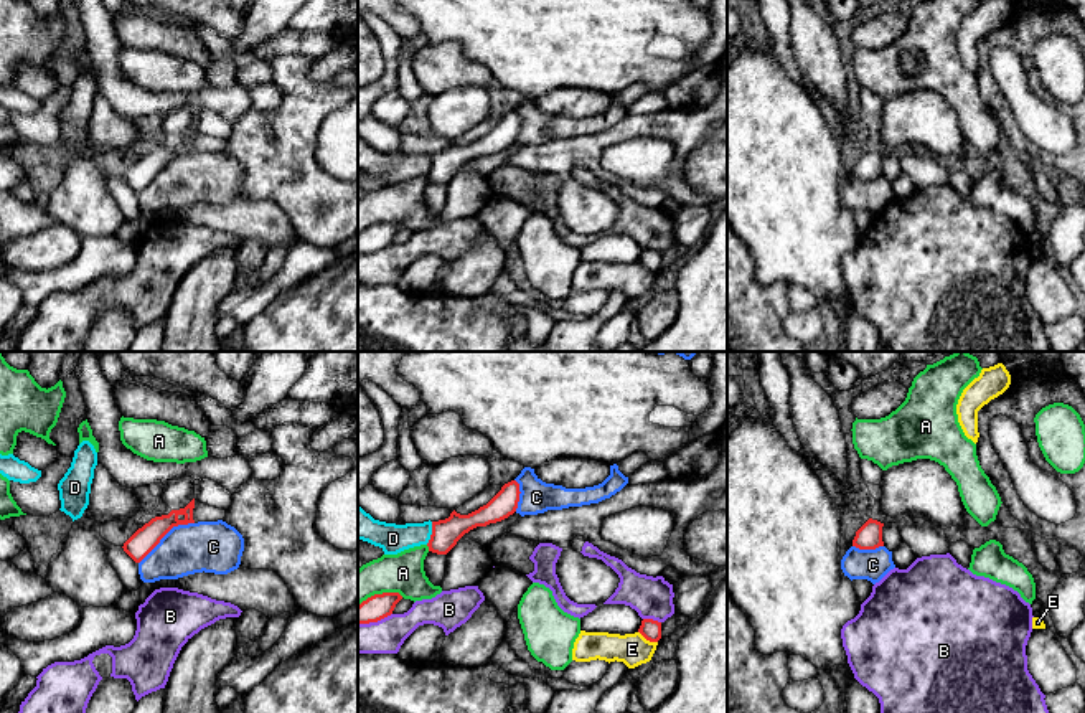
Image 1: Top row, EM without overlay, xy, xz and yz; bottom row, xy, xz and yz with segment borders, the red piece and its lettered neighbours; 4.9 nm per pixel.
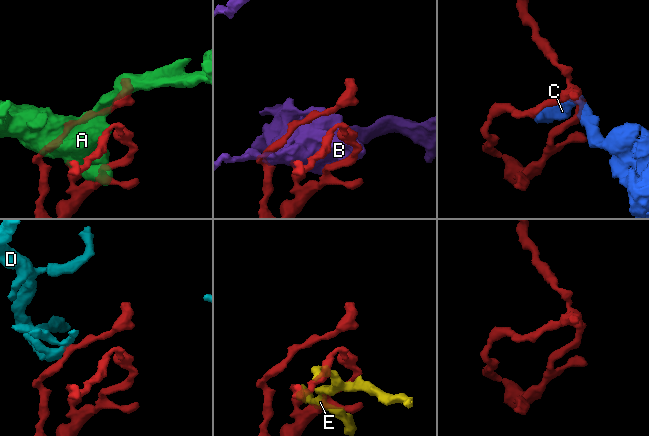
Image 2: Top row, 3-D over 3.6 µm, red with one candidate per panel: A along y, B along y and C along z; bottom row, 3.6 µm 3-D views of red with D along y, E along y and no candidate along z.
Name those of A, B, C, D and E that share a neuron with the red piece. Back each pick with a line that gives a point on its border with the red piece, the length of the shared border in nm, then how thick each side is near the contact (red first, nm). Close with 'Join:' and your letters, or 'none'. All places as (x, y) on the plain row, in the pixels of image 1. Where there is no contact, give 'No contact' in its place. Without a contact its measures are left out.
Join: none

